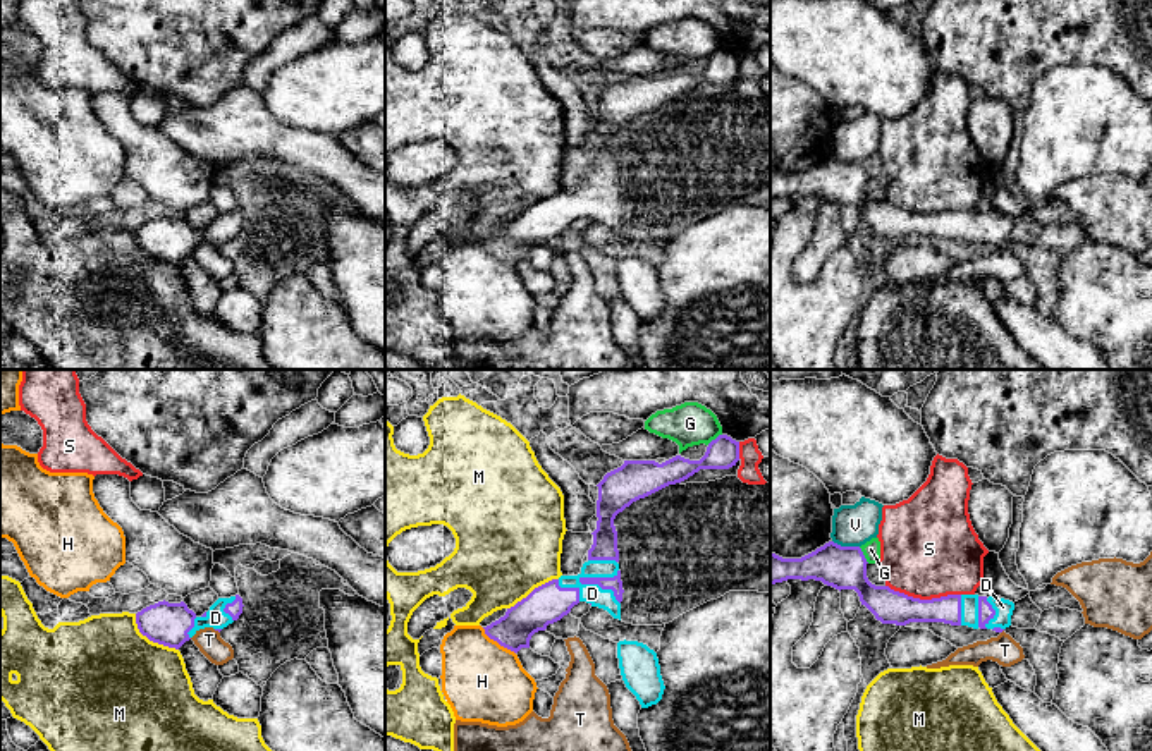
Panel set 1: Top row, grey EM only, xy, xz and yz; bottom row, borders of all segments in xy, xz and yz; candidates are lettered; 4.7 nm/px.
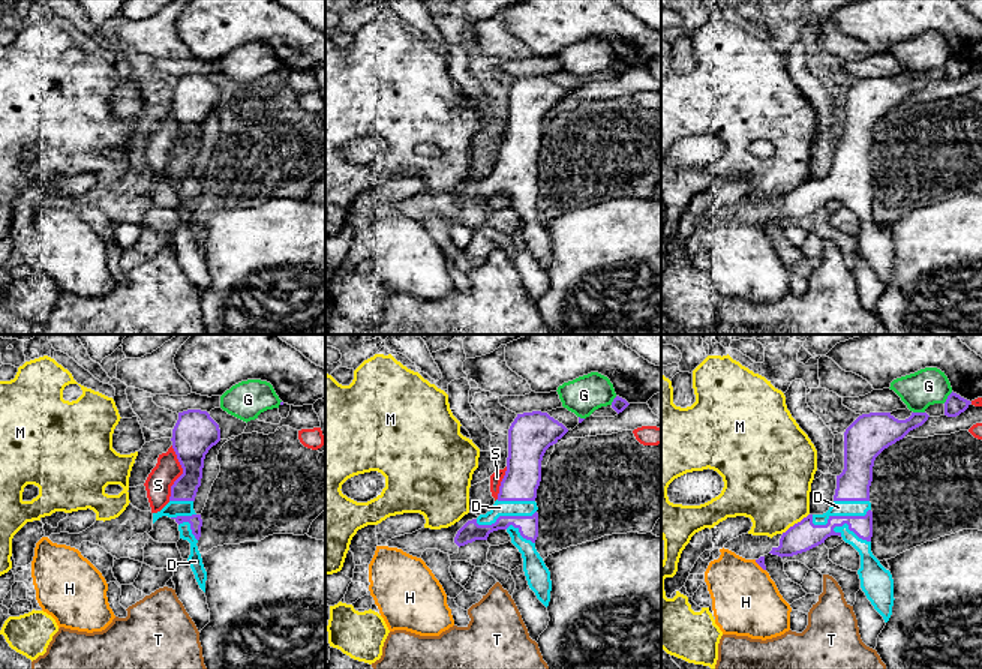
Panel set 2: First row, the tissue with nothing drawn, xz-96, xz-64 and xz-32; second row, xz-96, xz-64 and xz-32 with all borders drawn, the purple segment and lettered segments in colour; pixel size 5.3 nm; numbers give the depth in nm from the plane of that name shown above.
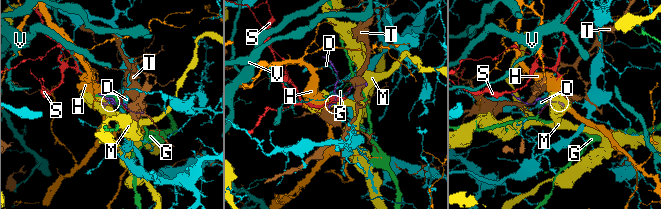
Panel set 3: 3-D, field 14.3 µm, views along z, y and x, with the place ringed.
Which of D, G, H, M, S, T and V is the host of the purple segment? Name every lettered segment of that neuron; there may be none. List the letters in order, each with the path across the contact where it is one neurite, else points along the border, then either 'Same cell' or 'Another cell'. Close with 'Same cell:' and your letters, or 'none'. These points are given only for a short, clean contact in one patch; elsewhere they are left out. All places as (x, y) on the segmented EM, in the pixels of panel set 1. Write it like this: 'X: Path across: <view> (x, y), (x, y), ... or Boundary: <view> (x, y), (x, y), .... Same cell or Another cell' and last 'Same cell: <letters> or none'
D: Path across: xz (614, 583), (600, 586), (592, 593). Same cell
G: Another cell
H: Boundary: xz (482, 628), (490, 638), (514, 653). Another cell
M: Another cell
S: Another cell
T: Boundary: xy (214, 629), (219, 633). Another cell
V: Boundary: yz (833, 540), (841, 545), (858, 547). Another cell
Same cell: D

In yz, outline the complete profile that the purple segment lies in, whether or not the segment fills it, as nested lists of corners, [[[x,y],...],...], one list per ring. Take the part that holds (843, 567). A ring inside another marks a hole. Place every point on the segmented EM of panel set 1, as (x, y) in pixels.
[[[825,543],[801,559],[770,553],[770,586],[787,579],[815,579],[836,589],[855,589],[877,620],[906,626],[910,622],[944,622],[1002,632],[1011,626],[1014,603],[996,596],[947,595],[920,600],[875,586],[867,577],[867,559],[860,546]]]

